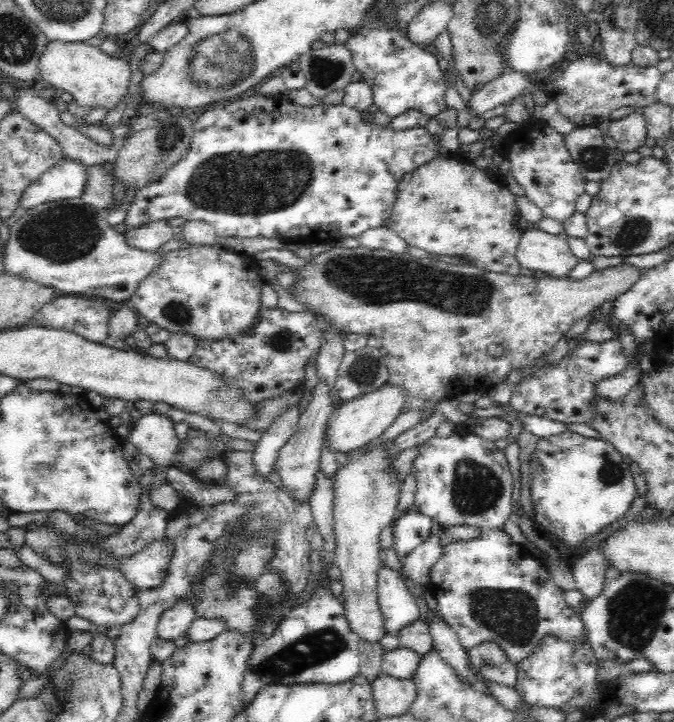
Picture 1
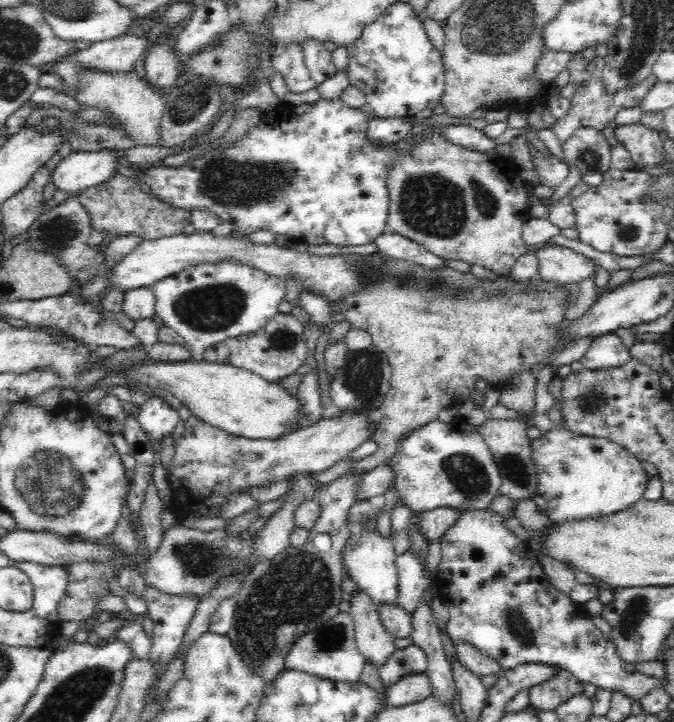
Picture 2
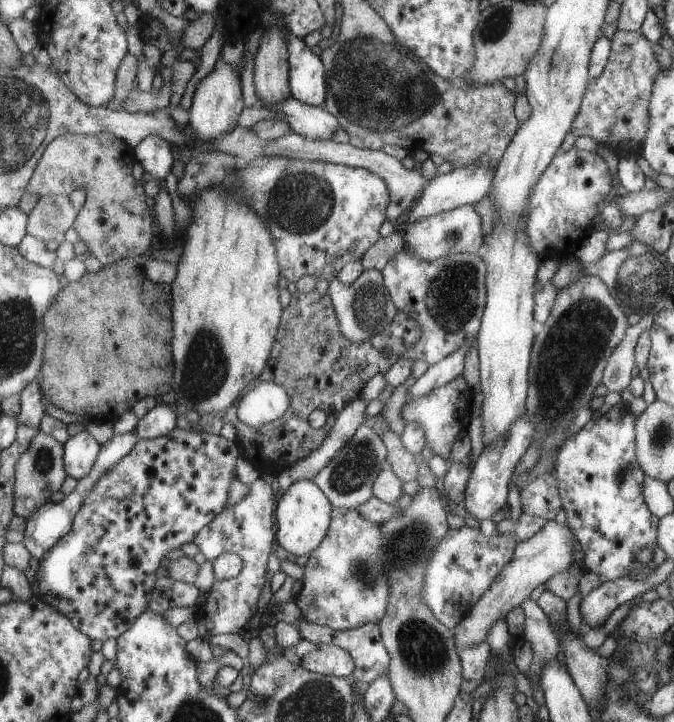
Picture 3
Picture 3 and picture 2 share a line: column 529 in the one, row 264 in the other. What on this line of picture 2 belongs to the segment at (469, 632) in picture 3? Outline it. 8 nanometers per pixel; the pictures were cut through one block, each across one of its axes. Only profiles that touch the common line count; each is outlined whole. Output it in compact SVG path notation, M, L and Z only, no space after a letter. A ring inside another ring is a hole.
M543 243L534 252L539 278L560 284L577 283L594 274L593 261L560 243Z

